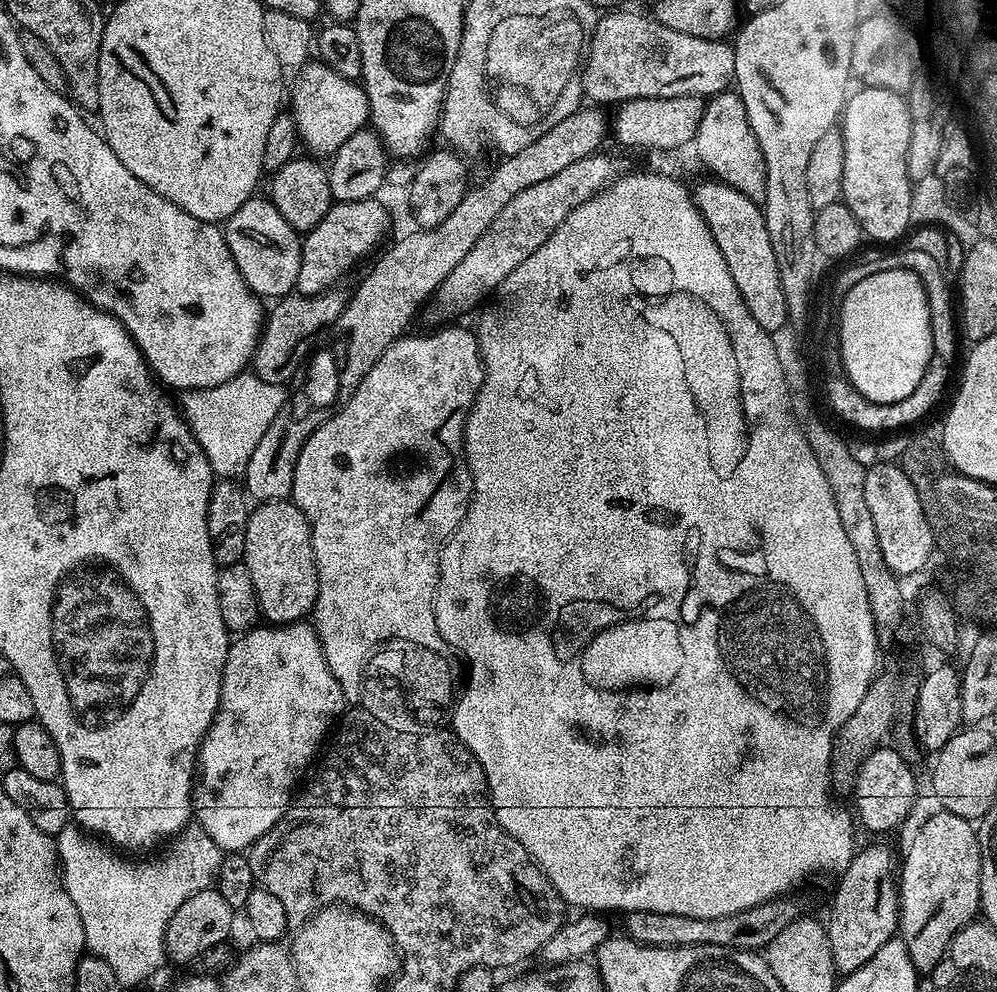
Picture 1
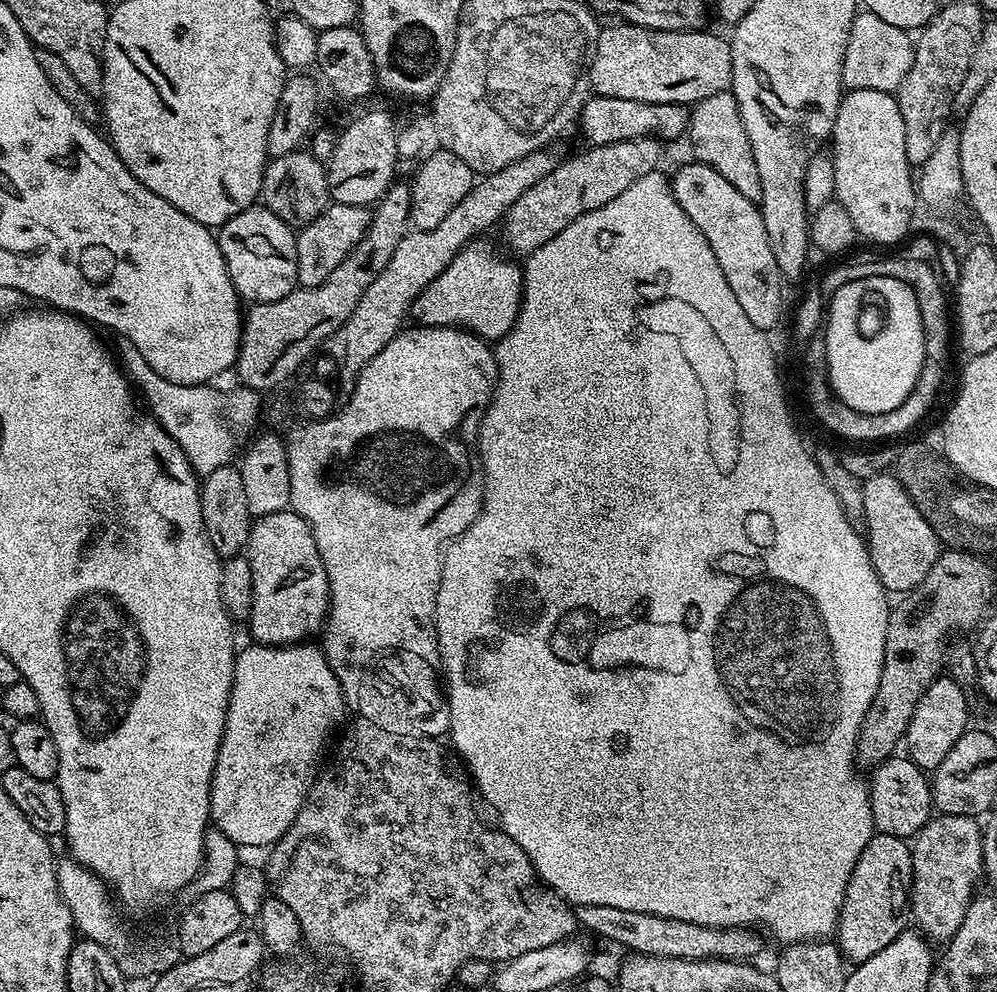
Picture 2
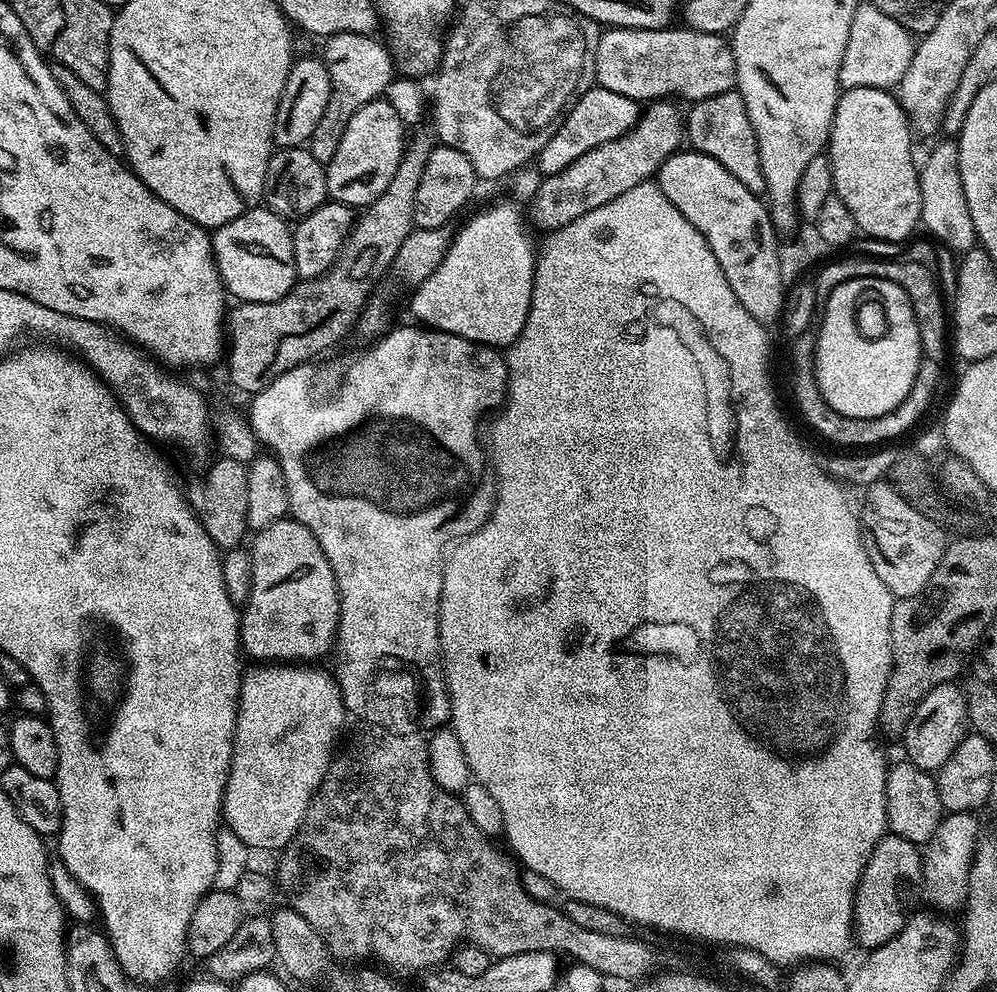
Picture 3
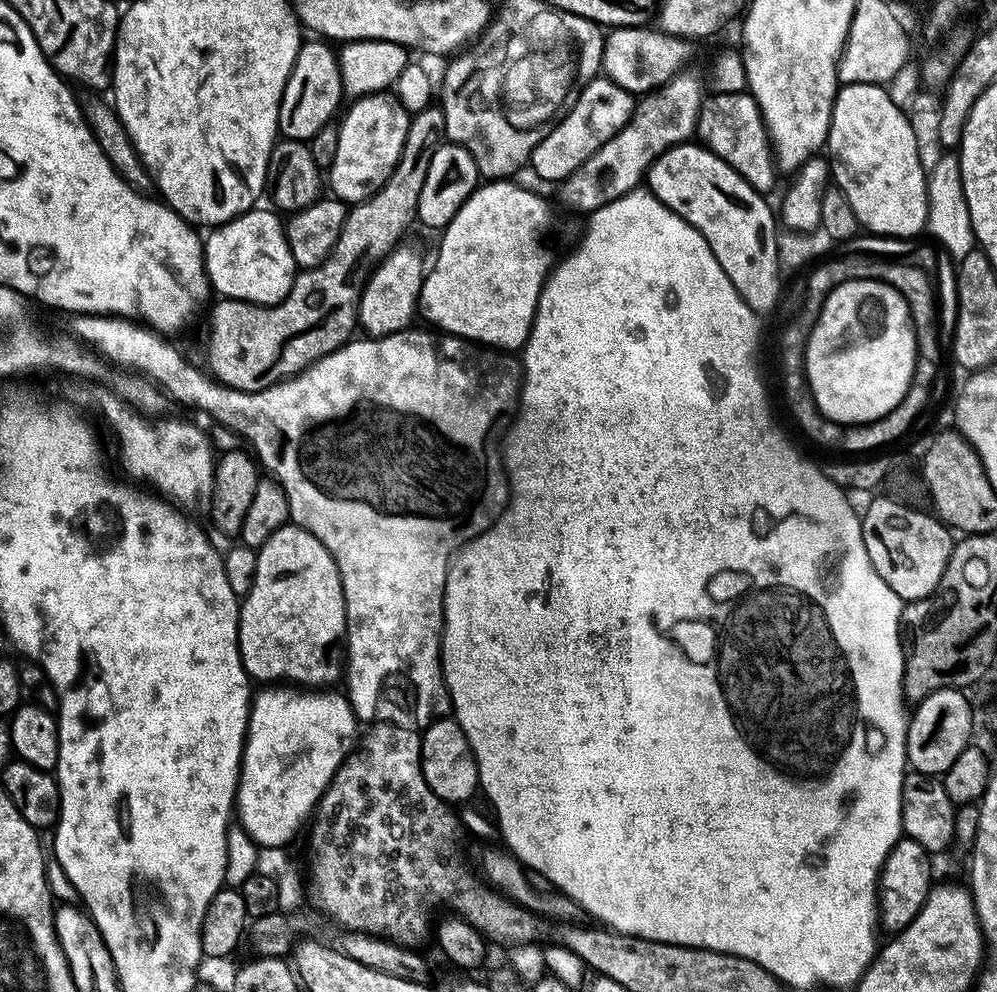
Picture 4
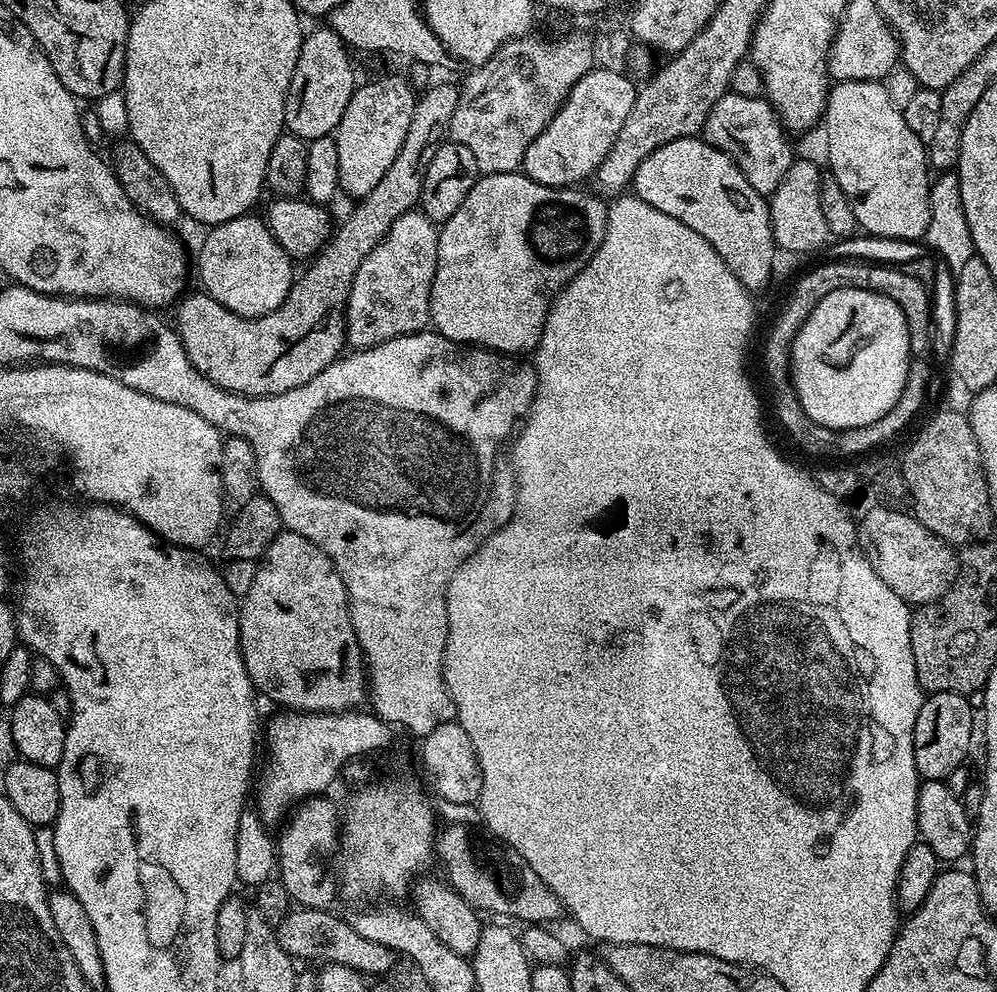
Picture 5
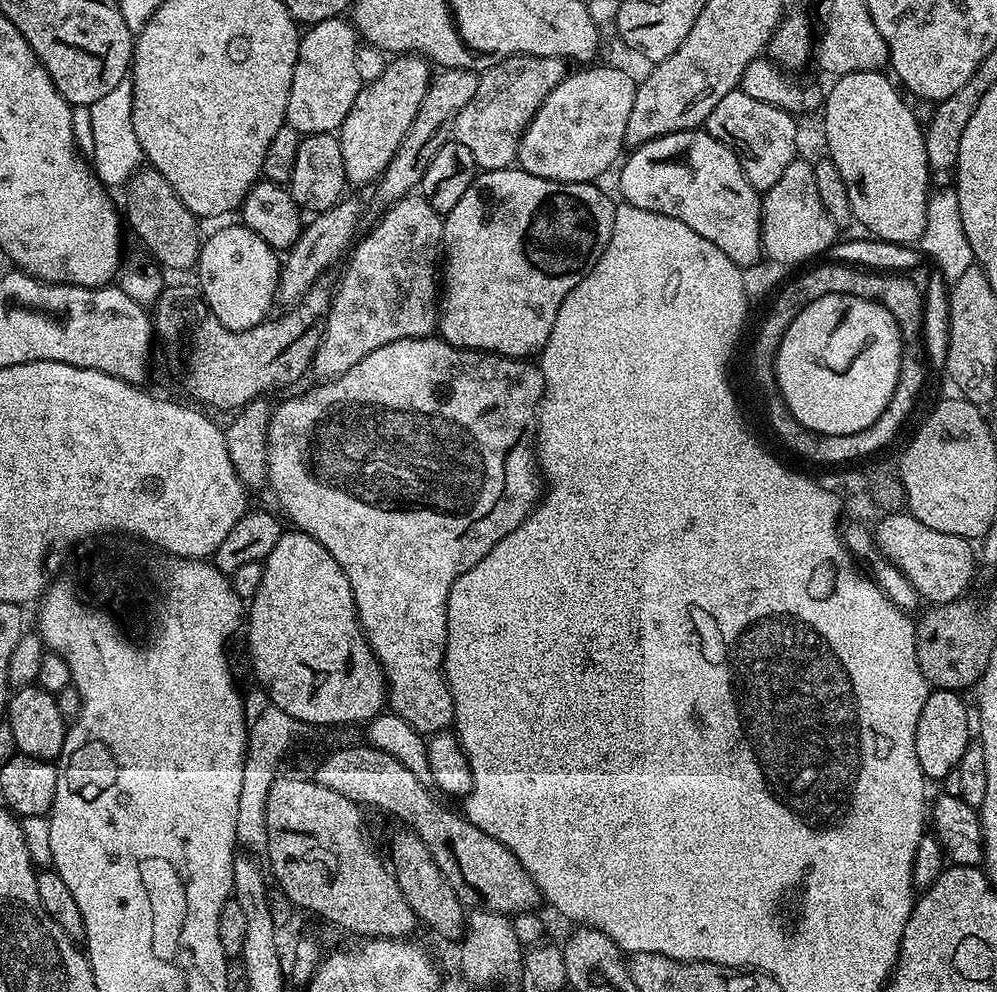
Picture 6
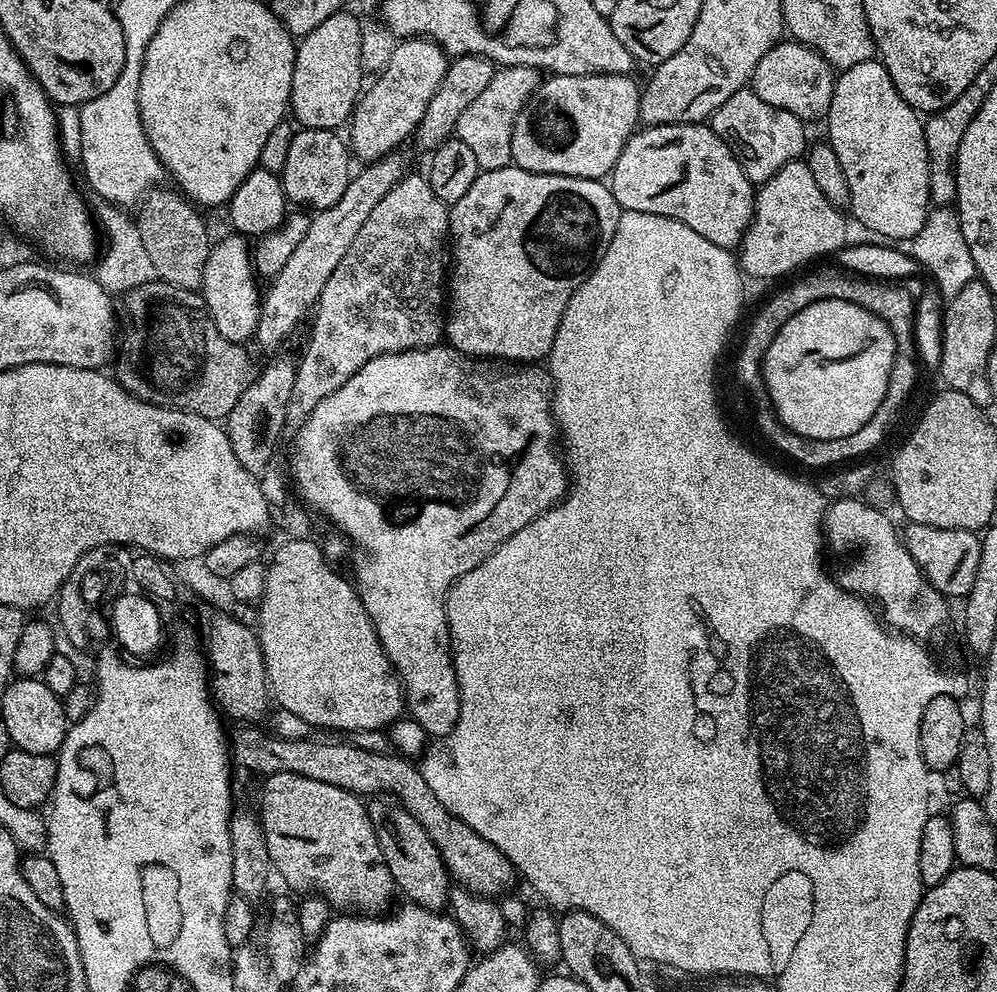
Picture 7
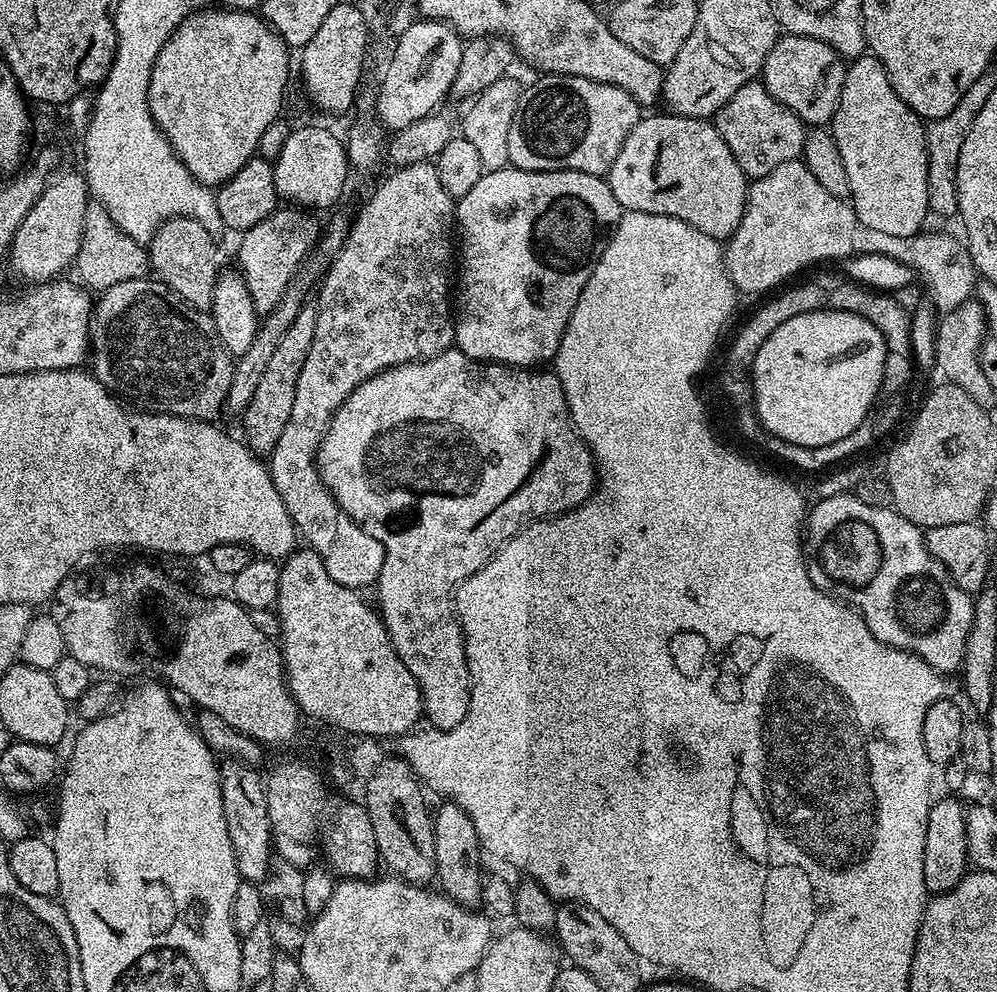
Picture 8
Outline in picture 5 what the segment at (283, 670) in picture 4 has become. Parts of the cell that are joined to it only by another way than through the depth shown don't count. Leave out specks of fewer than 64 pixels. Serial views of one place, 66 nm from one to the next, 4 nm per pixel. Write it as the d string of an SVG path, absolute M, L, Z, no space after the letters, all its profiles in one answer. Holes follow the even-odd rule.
M287 530L281 531L280 535L274 538L272 545L264 551L262 559L259 561L256 569L256 577L254 578L254 586L250 586L250 594L246 594L242 597L242 603L240 604L240 653L244 659L244 665L248 671L248 677L252 680L252 686L256 689L257 693L261 697L269 696L276 704L281 704L279 707L284 710L291 710L294 712L347 712L349 710L356 710L361 707L360 703L365 703L366 697L369 695L368 690L368 673L366 671L366 665L364 663L364 652L360 648L358 638L354 634L354 626L350 622L350 610L348 609L348 595L344 589L344 583L340 577L340 572L336 569L336 565L333 564L332 559L326 555L320 548L319 544L312 544L306 539L305 536L299 536L297 532L289 532Z

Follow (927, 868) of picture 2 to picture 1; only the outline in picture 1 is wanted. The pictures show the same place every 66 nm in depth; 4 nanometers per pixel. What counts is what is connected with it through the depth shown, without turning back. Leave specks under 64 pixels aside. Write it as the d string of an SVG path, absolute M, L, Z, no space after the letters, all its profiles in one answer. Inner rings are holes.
M936 810L936 813L917 830L908 844L908 853L902 856L898 868L900 889L899 939L903 940L917 973L927 974L943 960L950 942L980 912L980 838L973 821L957 814Z

